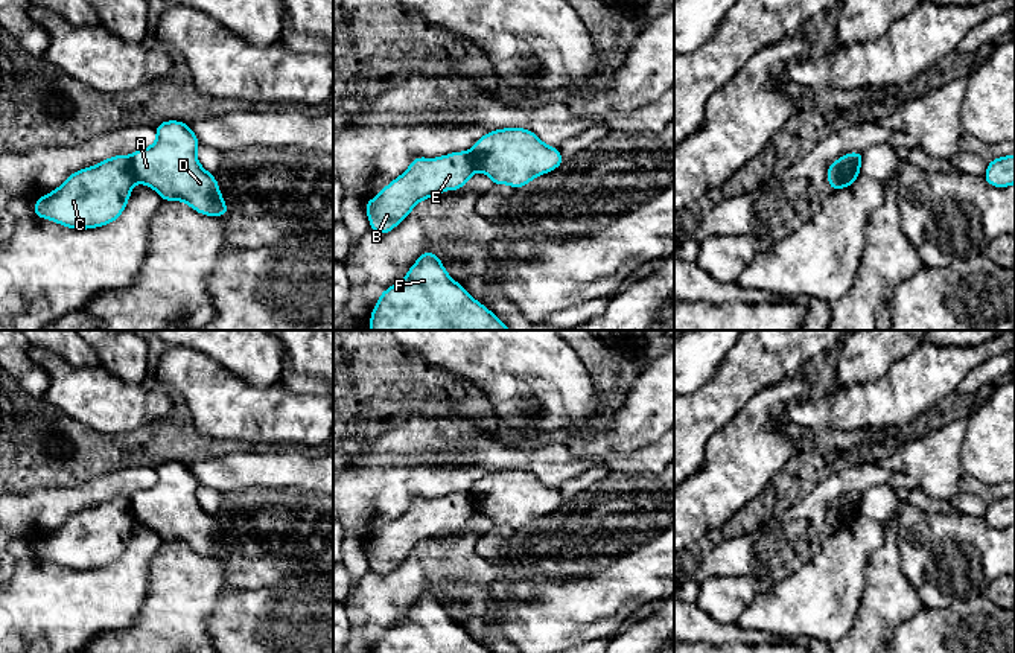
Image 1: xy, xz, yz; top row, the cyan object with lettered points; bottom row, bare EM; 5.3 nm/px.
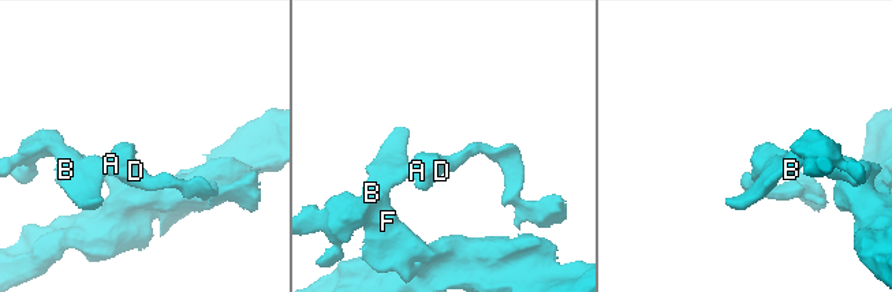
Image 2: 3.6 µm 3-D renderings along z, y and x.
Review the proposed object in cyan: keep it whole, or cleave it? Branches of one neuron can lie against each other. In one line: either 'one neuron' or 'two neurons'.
two neurons

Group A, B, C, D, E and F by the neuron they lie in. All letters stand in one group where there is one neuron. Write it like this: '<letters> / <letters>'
A D / B C E F

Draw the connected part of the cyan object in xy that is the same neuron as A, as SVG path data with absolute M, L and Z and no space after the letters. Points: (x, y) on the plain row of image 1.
M161 463L155 467L157 481L129 496L135 524L154 530L163 542L183 542L207 557L225 557L228 546L219 525L196 499L199 481L187 464Z

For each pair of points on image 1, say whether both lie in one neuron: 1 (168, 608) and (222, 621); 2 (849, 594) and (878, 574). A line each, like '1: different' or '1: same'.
1: different
2: different

